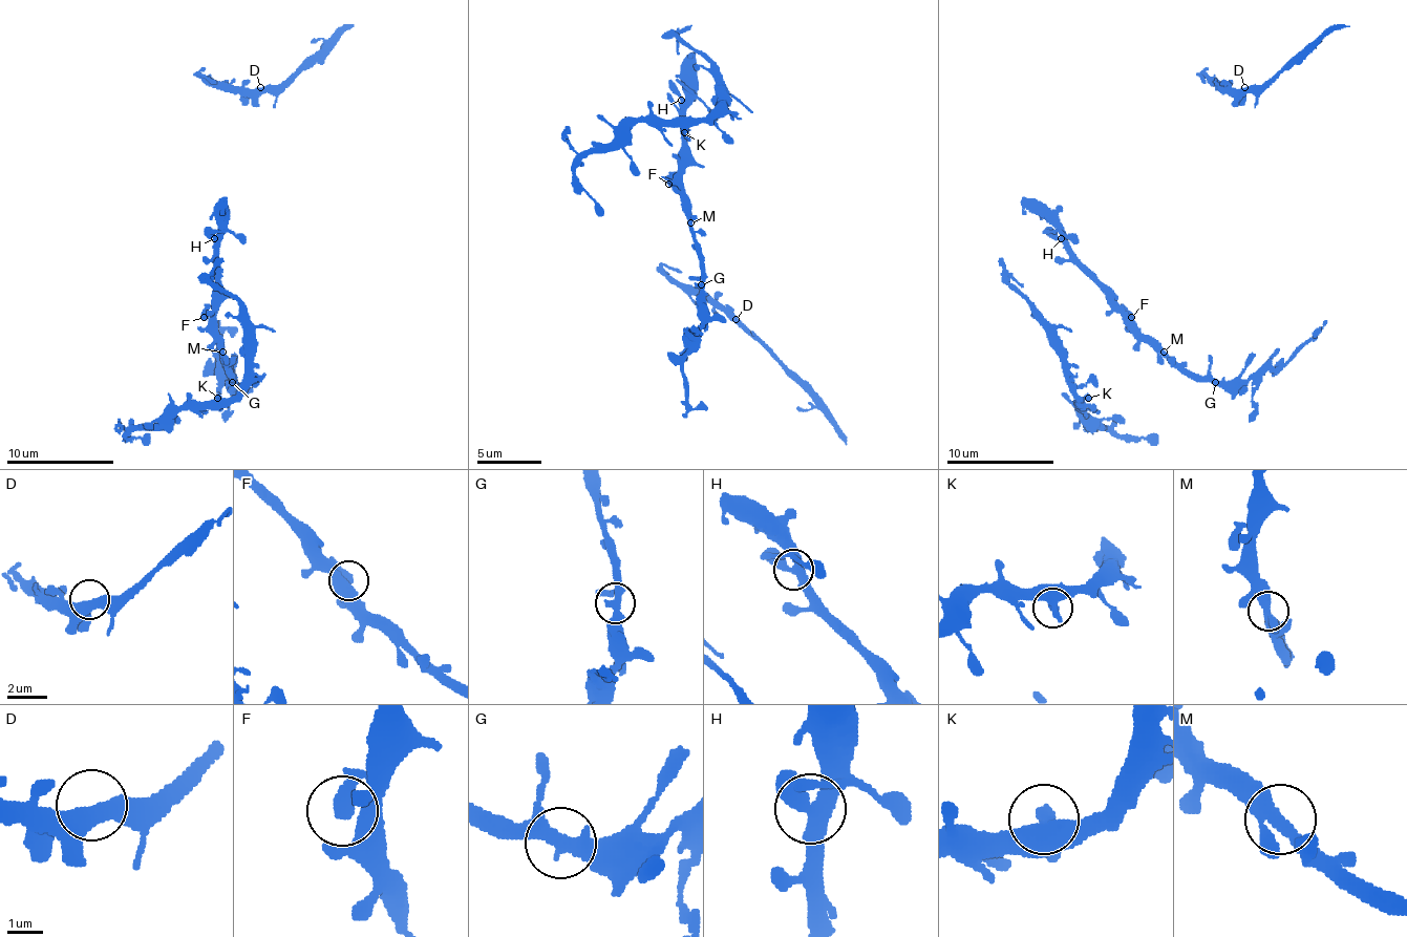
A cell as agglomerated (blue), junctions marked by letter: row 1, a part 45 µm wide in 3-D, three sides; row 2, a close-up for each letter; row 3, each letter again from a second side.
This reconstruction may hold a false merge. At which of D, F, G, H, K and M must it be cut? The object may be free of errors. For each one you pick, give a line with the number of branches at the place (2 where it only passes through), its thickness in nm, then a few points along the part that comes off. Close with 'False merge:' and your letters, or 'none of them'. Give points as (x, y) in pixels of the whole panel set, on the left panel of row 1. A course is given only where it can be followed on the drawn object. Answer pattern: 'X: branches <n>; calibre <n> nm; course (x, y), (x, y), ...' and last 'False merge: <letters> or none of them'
False merge: none of them

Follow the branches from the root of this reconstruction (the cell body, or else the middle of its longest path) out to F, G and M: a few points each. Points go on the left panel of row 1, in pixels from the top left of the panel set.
F: (222, 222), (217, 238), (217, 301), (204, 317)
G: (222, 222), (217, 238), (214, 333), (231, 382)
M: (222, 222), (217, 238), (214, 314), (214, 341), (222, 352)

